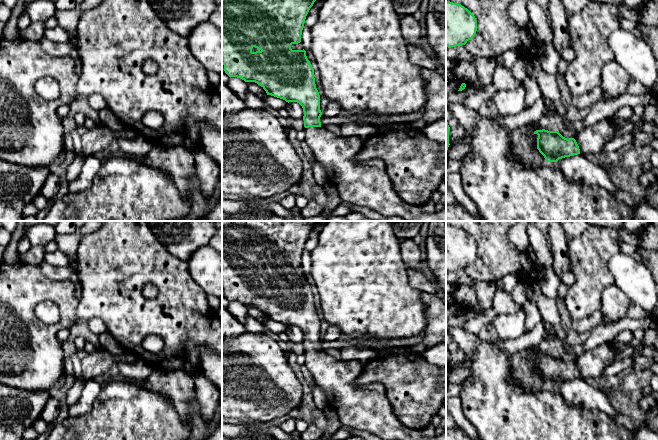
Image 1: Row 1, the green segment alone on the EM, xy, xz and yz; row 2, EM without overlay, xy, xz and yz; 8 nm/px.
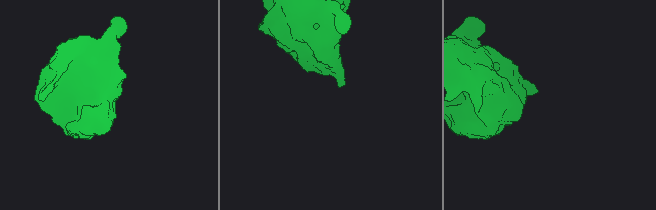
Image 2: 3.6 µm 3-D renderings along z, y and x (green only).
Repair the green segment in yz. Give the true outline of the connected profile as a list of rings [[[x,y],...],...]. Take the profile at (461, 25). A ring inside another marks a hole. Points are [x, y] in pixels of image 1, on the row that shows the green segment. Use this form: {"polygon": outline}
{"polygon": [[[446,1],[446,47],[465,45],[476,31],[475,16],[461,4]]]}

